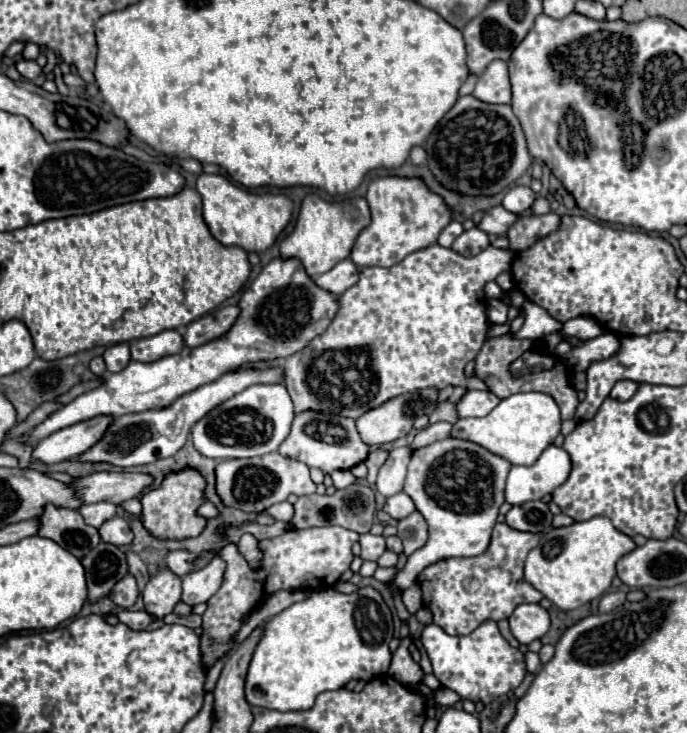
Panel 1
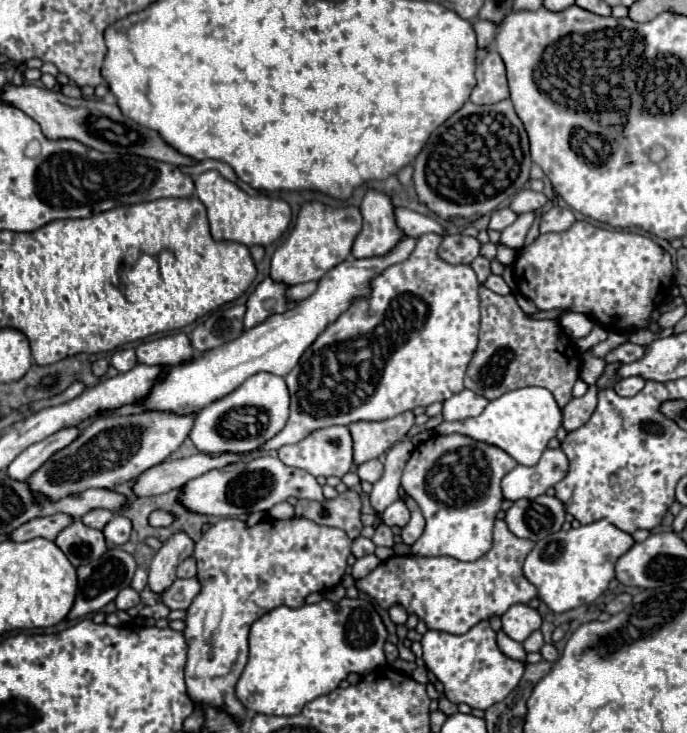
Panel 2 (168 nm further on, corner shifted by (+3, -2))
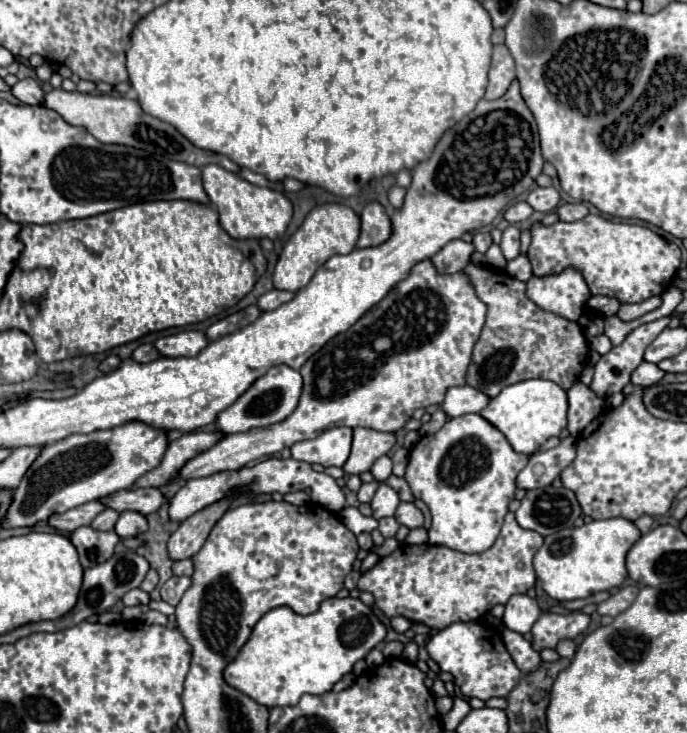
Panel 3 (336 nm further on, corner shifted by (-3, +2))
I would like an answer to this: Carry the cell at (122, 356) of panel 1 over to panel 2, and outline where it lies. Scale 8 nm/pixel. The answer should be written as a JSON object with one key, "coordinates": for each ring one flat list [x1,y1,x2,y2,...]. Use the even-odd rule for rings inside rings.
{"coordinates":[[133,348,117,350,117,352,111,356,111,364,113,364,119,372,127,372,127,370,131,370,131,366,135,366,135,364,137,364,135,350,133,350]]}

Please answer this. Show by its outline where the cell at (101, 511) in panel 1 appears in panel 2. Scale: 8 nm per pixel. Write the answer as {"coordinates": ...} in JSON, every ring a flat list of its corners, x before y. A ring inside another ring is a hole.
{"coordinates":[[95,508,95,510,87,512,87,514,81,518,81,522,83,522,85,526,91,526,91,528,97,528,97,530,103,530,105,524,107,524,111,518,113,518,113,512,111,512,111,510]]}

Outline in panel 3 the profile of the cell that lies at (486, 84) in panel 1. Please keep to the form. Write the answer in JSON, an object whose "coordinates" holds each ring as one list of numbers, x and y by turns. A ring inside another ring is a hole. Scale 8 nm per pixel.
{"coordinates":[[497,44,493,48,493,62,489,70,489,86,485,98,487,100,501,98,513,78,515,78,515,60,505,44]]}

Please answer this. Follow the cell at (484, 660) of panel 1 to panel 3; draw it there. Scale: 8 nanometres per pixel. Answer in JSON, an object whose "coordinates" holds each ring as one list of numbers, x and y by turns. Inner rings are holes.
{"coordinates":[[455,622,435,632,425,648,443,672,453,674,455,684,467,698,489,700,493,696,507,696,521,678,521,672,513,664,501,636,493,628,481,626,479,622]]}

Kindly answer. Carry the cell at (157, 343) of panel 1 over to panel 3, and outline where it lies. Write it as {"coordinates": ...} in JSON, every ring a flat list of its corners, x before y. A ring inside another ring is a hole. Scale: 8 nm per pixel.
{"coordinates":[[181,330,179,334,163,336,155,342,155,348,161,356,177,358,177,356,193,356,199,354,209,344,207,336,199,330]]}

